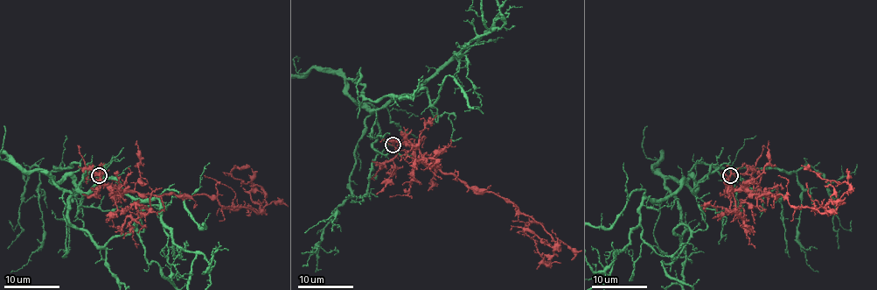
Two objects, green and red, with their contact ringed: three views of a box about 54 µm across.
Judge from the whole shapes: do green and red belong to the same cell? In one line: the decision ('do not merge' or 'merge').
do not merge

